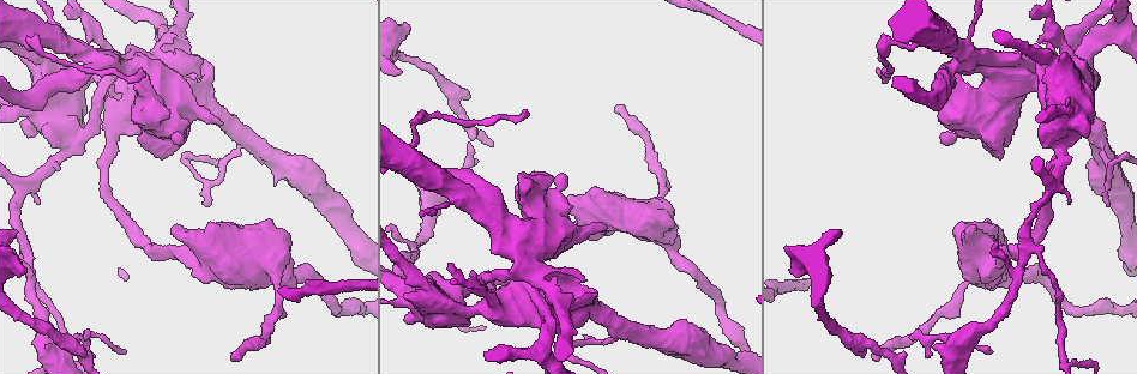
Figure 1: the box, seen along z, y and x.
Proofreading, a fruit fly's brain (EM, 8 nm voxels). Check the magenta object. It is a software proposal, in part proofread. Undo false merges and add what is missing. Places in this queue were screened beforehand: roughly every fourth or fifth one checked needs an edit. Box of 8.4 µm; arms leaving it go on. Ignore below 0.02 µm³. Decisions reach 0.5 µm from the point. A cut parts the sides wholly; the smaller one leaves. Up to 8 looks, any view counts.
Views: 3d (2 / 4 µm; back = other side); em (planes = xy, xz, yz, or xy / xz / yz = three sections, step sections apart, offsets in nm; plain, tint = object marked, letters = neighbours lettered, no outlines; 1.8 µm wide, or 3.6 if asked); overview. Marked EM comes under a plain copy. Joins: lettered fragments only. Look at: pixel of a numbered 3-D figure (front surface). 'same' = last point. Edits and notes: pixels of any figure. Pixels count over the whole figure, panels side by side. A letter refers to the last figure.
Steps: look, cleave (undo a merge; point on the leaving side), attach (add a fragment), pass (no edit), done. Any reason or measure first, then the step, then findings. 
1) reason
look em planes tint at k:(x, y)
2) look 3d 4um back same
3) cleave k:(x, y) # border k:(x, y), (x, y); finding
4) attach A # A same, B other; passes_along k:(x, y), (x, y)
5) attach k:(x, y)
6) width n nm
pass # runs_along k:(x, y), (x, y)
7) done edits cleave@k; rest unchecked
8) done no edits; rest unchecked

look em 3.6um xy step 4 tint at 1:(22, 44)

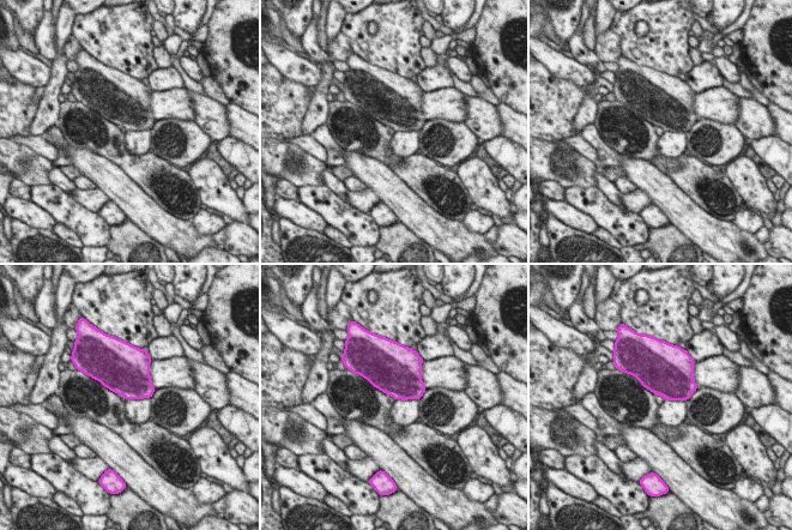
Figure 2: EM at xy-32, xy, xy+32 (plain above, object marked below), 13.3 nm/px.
look em 3.6um xy step 4 letters same

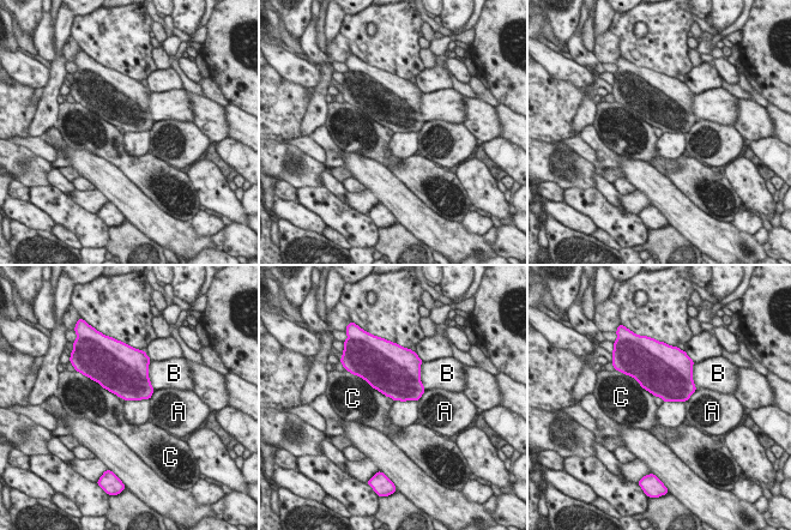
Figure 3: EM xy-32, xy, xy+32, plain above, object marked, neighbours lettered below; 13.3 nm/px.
pass # A other, B other, C other; border 3:(148, 366), (148, 378), (154, 390); continuous, no second neuron

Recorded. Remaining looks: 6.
an open end
look 3d 4um at 1:(139, 72)

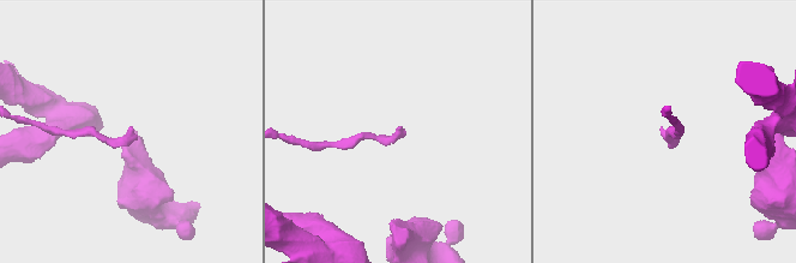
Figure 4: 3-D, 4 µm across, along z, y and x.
shape alone is not enough
look em 3.6um yz step 4 tint at 4:(399, 129)

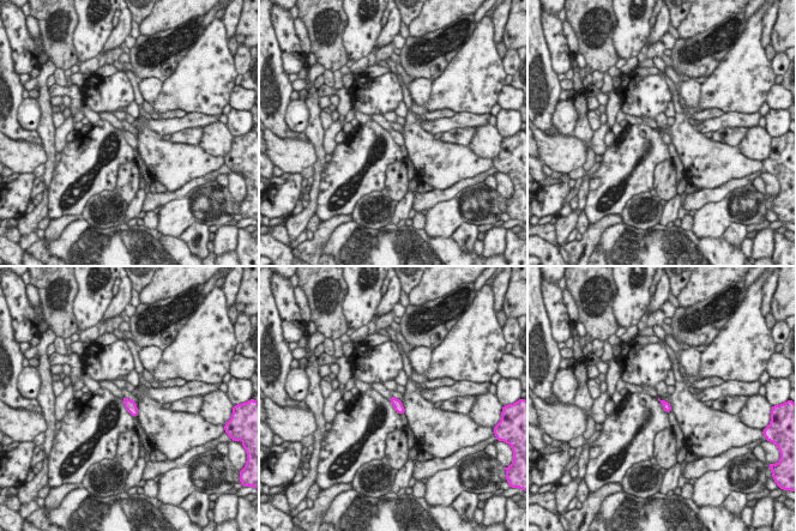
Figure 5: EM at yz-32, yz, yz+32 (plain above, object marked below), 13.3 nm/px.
another direction
look em 3.6um xy step 8 letters same

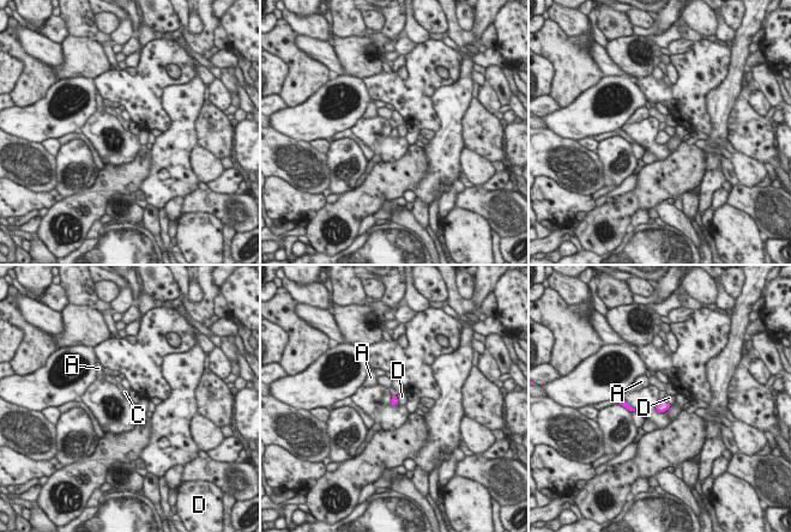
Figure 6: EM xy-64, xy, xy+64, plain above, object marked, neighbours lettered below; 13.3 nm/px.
attach 6:(391, 390) # A other, C same, D other; it goes on there

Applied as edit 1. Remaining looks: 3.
branch stops here
look 3d 4um at 1:(604, 226)

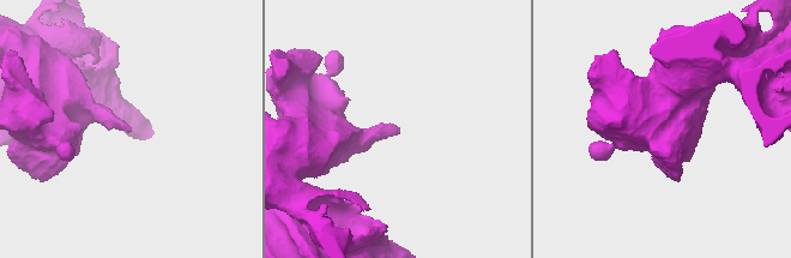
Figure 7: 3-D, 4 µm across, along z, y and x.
shape alone is not enough
look em planes letters at 7:(130, 129)

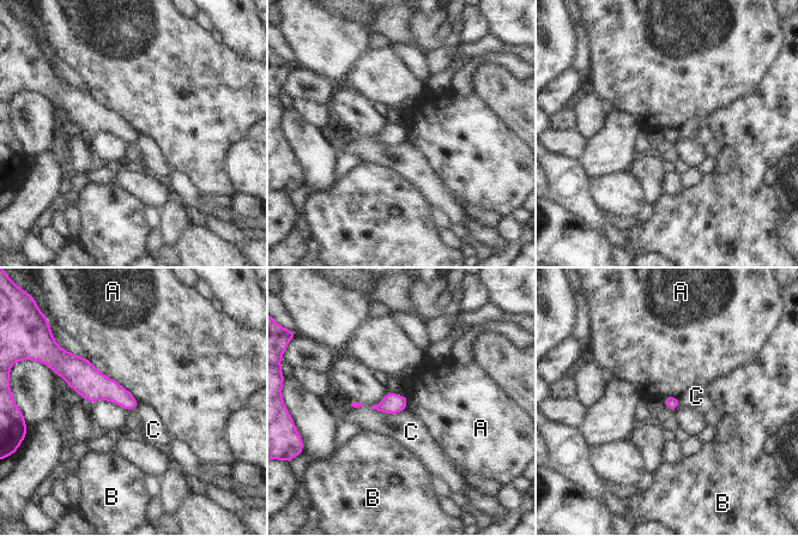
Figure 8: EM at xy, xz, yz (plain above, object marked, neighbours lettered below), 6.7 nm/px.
pass # A other, B other, C other; border 8:(406, 405), (400, 411), (388, 415); no lettered fragment goes on from it

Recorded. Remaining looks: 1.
done edits attach@6; rest unchecked

